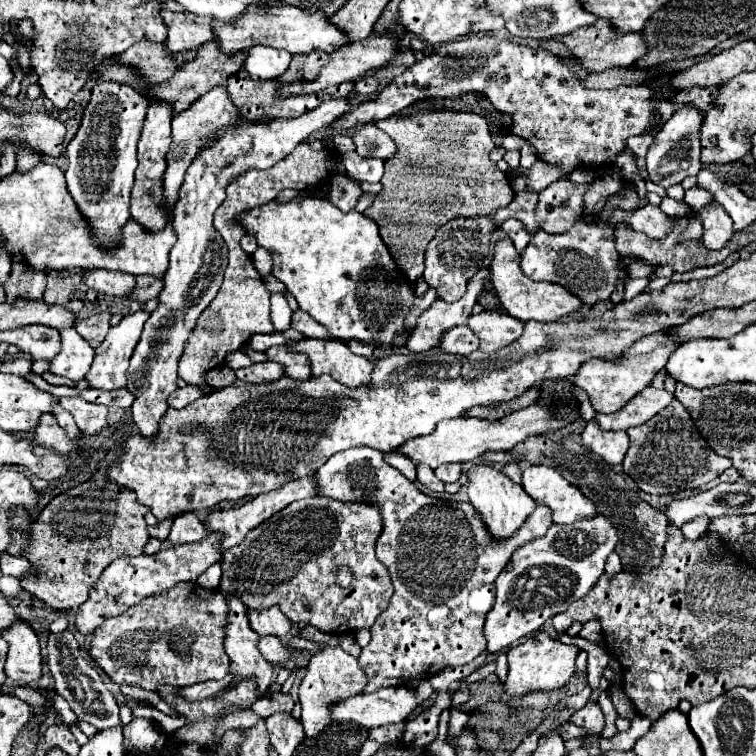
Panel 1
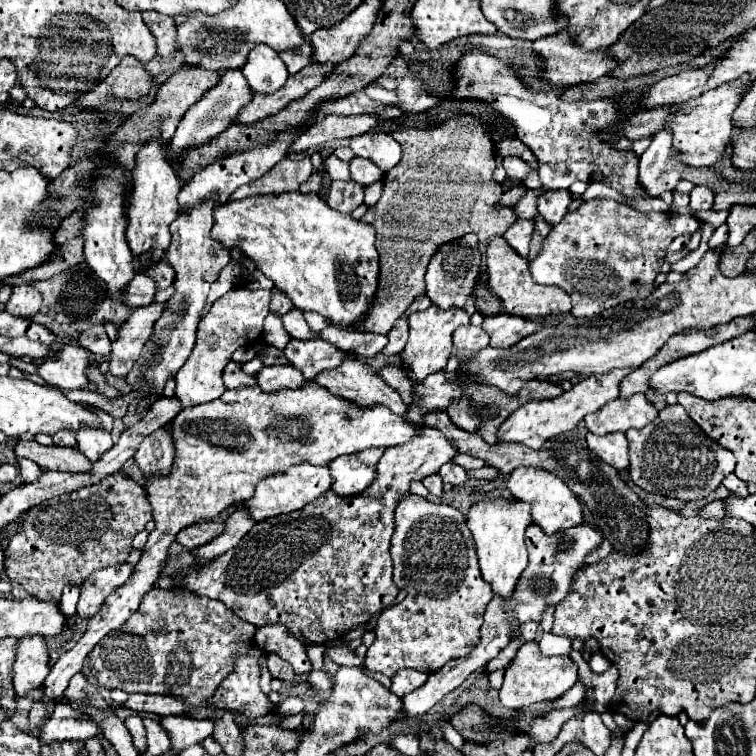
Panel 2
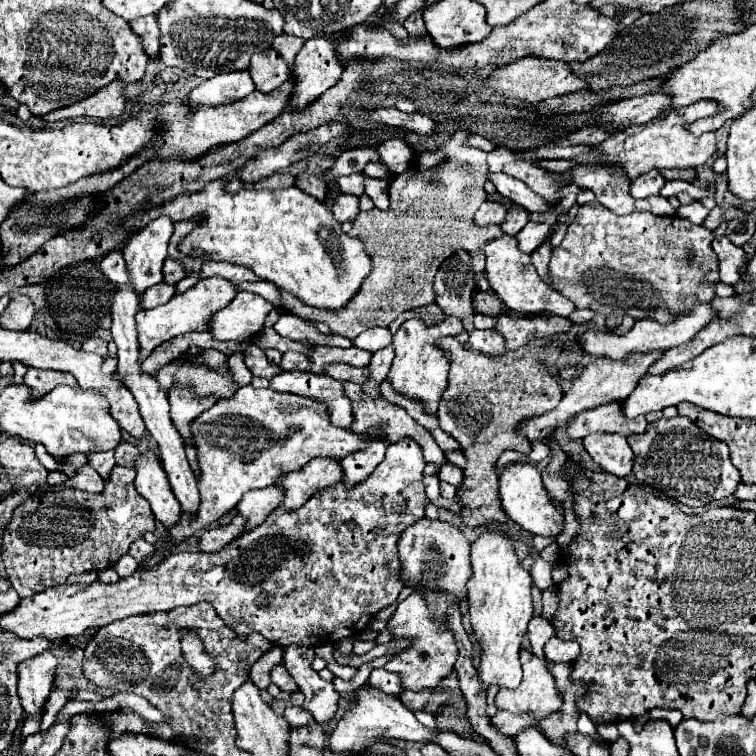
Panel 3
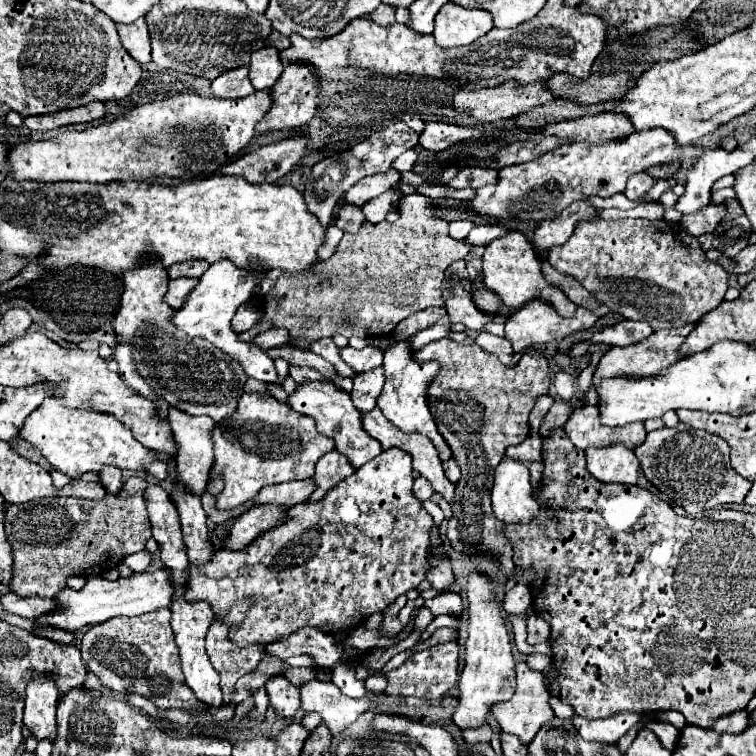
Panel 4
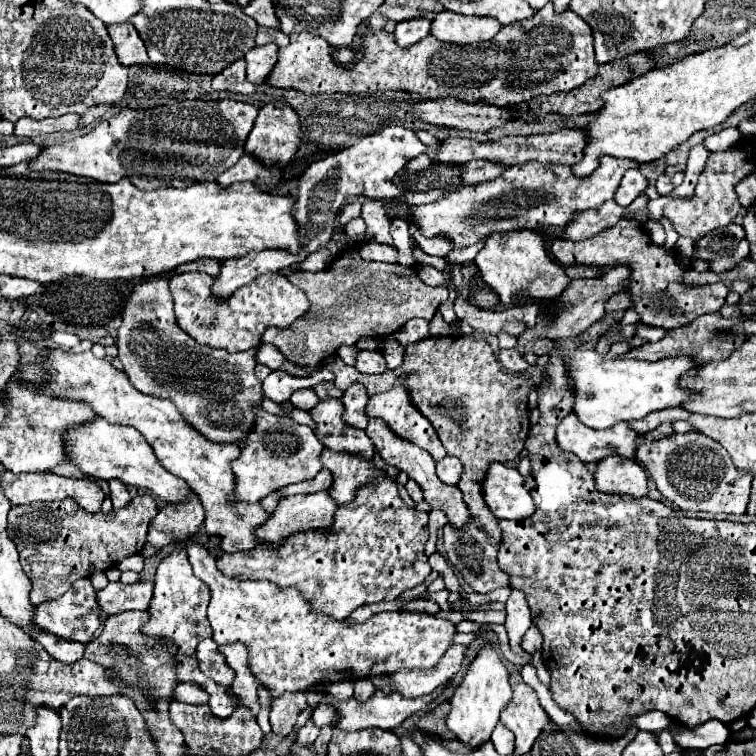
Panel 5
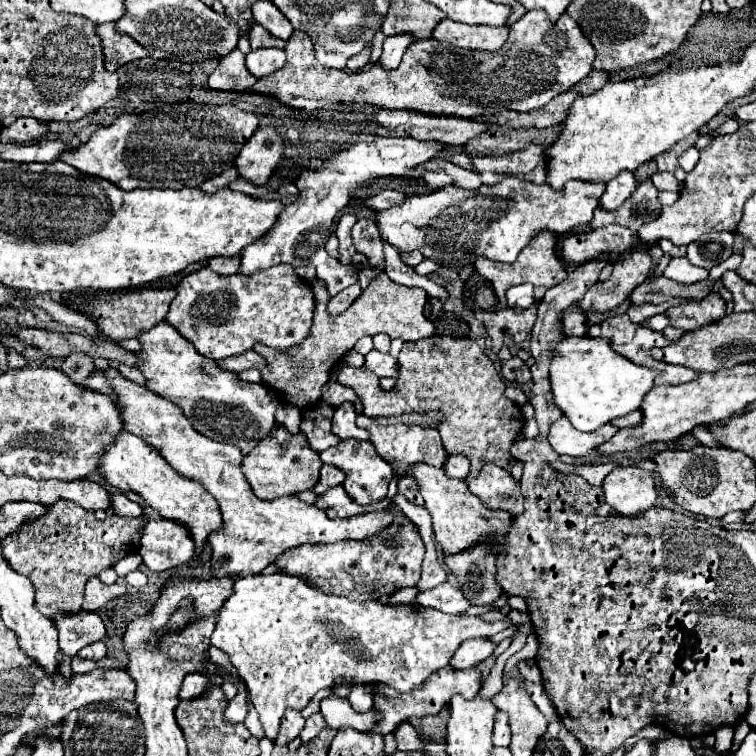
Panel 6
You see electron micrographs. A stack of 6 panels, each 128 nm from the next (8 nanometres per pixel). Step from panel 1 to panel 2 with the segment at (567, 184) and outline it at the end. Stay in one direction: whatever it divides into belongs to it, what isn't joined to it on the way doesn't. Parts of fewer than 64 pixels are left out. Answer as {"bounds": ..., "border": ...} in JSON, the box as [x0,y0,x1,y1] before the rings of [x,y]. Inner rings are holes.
{"bounds":[538,190,572,226],"border":[[[548,190],[538,198],[538,212],[550,226],[556,226],[568,212],[570,202],[572,202],[570,190]]]}

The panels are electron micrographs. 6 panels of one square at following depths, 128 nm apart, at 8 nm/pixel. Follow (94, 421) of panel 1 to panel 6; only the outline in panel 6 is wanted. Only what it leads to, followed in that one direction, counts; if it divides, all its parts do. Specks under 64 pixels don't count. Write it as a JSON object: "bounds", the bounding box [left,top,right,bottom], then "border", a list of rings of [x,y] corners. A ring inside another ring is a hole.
{"bounds":[112,492,142,518],"border":[[[116,492],[116,494],[112,496],[112,510],[114,510],[114,514],[118,514],[118,516],[130,516],[130,518],[136,518],[136,516],[142,514],[140,504],[128,500],[122,492]]]}

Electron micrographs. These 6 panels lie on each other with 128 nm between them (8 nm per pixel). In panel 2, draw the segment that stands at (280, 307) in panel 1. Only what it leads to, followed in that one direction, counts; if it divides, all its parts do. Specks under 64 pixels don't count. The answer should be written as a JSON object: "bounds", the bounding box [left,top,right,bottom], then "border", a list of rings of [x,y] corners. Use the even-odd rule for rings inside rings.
{"bounds":[262,312,290,350],"border":[[[270,312],[270,314],[266,316],[262,338],[264,338],[268,344],[272,344],[272,346],[276,346],[276,348],[280,348],[280,350],[286,346],[286,342],[290,340],[290,336],[288,336],[288,332],[284,332],[284,328],[282,328],[282,324],[280,324],[280,314]]]}

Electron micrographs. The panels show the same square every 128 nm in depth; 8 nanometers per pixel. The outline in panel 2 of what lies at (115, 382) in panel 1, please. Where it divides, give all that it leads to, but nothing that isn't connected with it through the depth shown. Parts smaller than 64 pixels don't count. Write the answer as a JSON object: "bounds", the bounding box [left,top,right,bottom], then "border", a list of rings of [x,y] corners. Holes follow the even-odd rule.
{"bounds":[105,304,164,376],"border":[[[148,304],[144,308],[136,308],[130,318],[118,328],[114,323],[106,322],[105,330],[112,342],[112,352],[108,360],[108,372],[114,376],[126,376],[128,370],[138,360],[144,342],[152,334],[154,322],[160,318],[164,304]]]}

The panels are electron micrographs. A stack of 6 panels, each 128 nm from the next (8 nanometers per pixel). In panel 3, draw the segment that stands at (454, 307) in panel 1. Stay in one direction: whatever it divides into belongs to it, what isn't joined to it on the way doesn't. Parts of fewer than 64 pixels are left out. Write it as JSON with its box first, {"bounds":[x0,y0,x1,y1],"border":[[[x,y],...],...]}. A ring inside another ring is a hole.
{"bounds":[388,316,464,412],"border":[[[420,316],[406,320],[398,328],[398,332],[394,334],[394,340],[392,340],[394,350],[396,350],[392,368],[388,372],[388,380],[392,380],[392,386],[404,396],[422,400],[426,404],[428,412],[436,412],[440,396],[442,396],[444,388],[448,386],[446,380],[448,380],[448,370],[450,370],[450,364],[444,356],[444,350],[438,346],[438,340],[444,336],[458,336],[460,332],[464,332],[464,324],[456,316],[444,316],[444,320],[434,322],[430,326]]]}

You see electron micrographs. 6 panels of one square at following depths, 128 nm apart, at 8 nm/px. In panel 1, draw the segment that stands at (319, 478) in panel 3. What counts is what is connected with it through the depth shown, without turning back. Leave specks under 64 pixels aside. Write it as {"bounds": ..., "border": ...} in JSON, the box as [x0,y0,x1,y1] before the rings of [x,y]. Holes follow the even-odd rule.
{"bounds":[204,474,316,554],"border":[[[308,474],[306,478],[300,478],[300,480],[292,480],[288,484],[284,484],[282,488],[278,490],[272,490],[272,492],[264,492],[264,494],[258,494],[254,500],[246,502],[244,506],[238,506],[238,508],[230,508],[230,510],[210,510],[206,520],[204,520],[204,528],[206,532],[222,532],[224,536],[224,544],[220,544],[220,554],[224,554],[228,548],[244,542],[246,534],[250,530],[254,530],[256,526],[260,526],[264,520],[268,520],[270,516],[274,516],[276,512],[280,512],[282,508],[286,508],[286,504],[294,502],[294,500],[302,500],[302,498],[310,498],[316,494],[316,486],[312,484],[312,474]]]}

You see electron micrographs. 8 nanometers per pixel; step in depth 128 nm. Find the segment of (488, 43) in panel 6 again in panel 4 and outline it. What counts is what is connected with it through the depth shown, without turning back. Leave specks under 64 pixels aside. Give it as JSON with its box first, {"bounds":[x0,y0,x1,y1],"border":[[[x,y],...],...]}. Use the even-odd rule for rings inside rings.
{"bounds":[434,4,492,48],"border":[[[444,4],[436,14],[434,38],[442,48],[468,46],[492,28],[490,12],[480,8],[460,8],[460,4]]]}

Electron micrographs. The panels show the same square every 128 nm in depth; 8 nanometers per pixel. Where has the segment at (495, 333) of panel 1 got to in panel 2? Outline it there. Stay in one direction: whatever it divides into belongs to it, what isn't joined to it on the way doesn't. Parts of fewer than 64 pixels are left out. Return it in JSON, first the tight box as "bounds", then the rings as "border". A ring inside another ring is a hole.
{"bounds":[482,314,540,348],"border":[[[496,314],[496,316],[484,316],[482,328],[488,332],[492,348],[510,348],[524,336],[536,332],[540,326],[528,318],[512,314]]]}

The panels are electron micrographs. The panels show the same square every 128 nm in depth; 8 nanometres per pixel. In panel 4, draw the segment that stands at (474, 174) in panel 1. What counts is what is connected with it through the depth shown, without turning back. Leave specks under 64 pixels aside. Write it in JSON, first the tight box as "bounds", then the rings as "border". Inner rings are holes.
{"bounds":[264,192,472,348],"border":[[[410,192],[410,194],[404,194],[400,198],[400,204],[398,204],[398,222],[390,224],[390,222],[378,222],[378,224],[372,224],[372,222],[364,222],[360,226],[360,230],[356,234],[350,234],[346,232],[336,248],[336,252],[324,260],[322,264],[316,264],[316,274],[310,276],[310,278],[292,278],[288,274],[280,274],[280,278],[276,280],[276,286],[268,292],[268,300],[264,300],[268,306],[266,306],[266,318],[272,320],[272,326],[274,328],[288,328],[290,330],[290,340],[296,340],[298,342],[298,348],[308,348],[308,344],[312,340],[318,340],[318,338],[328,338],[328,336],[334,336],[334,334],[342,334],[346,338],[350,336],[360,336],[360,338],[370,338],[370,336],[386,336],[390,334],[396,324],[404,318],[408,318],[410,314],[418,312],[418,310],[424,310],[424,308],[430,308],[430,306],[444,306],[444,300],[442,300],[442,294],[440,294],[440,282],[444,278],[444,270],[454,262],[454,260],[460,260],[460,258],[466,258],[470,252],[472,252],[472,244],[466,242],[466,240],[456,240],[456,238],[450,238],[448,236],[448,220],[442,220],[436,212],[440,208],[434,204],[434,200],[430,196],[422,196],[420,192]]]}

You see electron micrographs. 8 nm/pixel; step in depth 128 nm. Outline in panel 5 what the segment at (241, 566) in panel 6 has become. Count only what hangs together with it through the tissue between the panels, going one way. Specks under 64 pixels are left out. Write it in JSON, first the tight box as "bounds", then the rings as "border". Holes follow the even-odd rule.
{"bounds":[40,348,268,552],"border":[[[44,348],[42,366],[44,372],[48,372],[48,380],[40,384],[44,392],[68,396],[68,400],[84,400],[84,404],[92,404],[92,410],[104,420],[134,426],[146,438],[160,464],[178,478],[184,478],[188,486],[200,496],[200,502],[206,510],[204,528],[208,534],[222,536],[224,552],[252,550],[258,542],[262,542],[254,536],[254,530],[268,518],[268,512],[264,512],[260,504],[236,502],[232,498],[234,476],[230,462],[240,456],[240,448],[236,444],[208,442],[204,436],[200,436],[188,426],[188,422],[180,416],[180,412],[170,400],[136,392],[124,372],[116,370],[110,362],[96,358],[92,352],[74,354],[58,348]]]}

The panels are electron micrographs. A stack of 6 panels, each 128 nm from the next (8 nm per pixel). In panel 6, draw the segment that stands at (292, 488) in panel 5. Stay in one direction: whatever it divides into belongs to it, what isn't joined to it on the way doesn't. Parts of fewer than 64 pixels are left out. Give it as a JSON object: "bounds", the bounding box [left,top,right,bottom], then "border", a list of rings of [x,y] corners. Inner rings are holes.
{"bounds":[314,464,344,494],"border":[[[324,464],[324,466],[322,466],[322,472],[320,472],[320,480],[318,480],[314,492],[316,492],[316,494],[322,494],[322,492],[326,492],[328,488],[338,486],[338,484],[342,484],[342,482],[344,482],[344,472],[342,472],[340,468],[336,468],[336,466]]]}

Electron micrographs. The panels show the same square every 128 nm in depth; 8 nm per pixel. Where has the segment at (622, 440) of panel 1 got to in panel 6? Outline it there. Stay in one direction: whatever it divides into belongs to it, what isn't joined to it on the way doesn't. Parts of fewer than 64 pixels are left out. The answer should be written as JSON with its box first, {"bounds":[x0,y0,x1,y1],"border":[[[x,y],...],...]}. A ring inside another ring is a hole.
{"bounds":[602,466,656,516],"border":[[[616,466],[602,482],[606,502],[622,516],[636,516],[656,504],[656,478],[642,468]]]}

